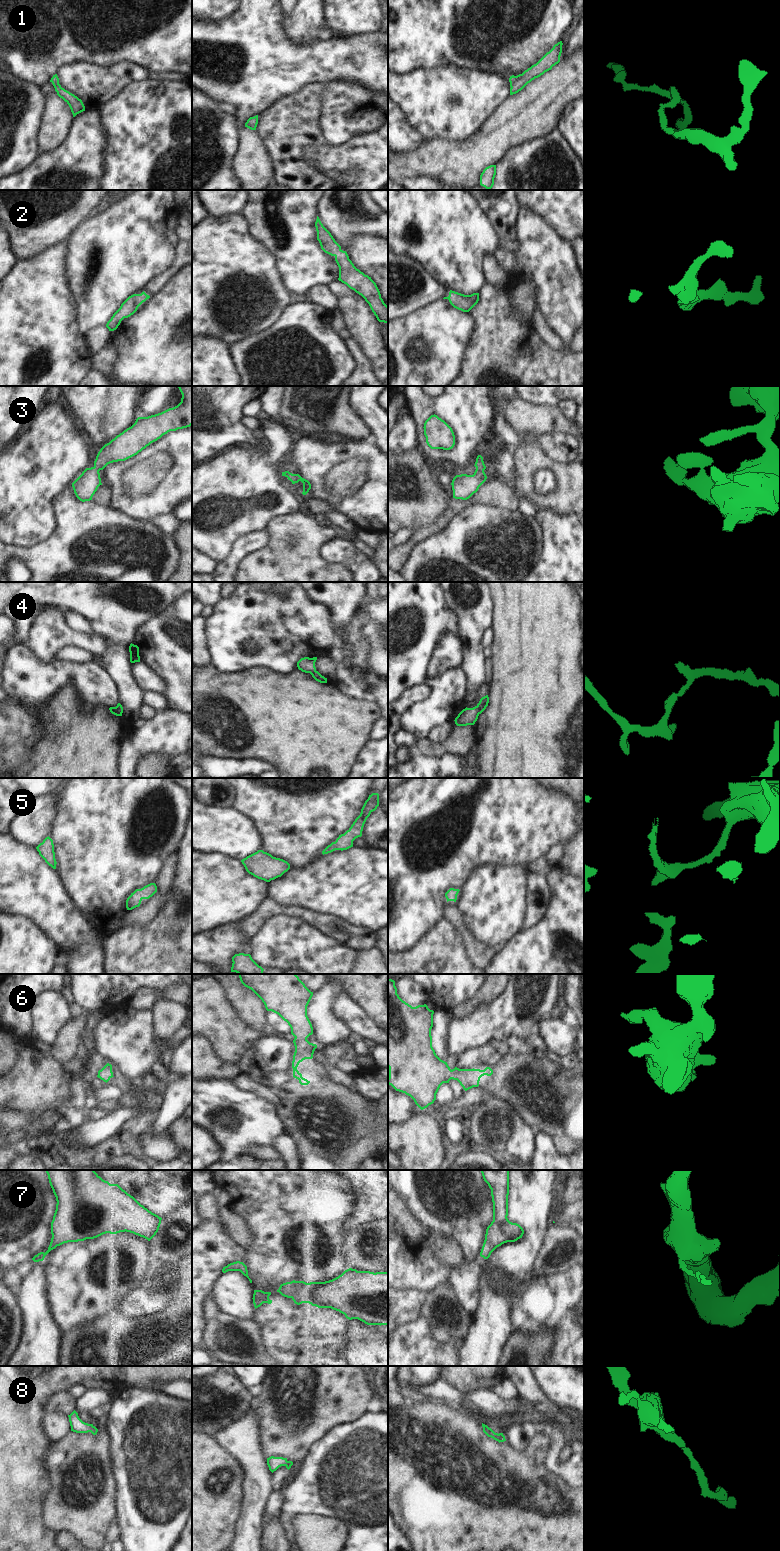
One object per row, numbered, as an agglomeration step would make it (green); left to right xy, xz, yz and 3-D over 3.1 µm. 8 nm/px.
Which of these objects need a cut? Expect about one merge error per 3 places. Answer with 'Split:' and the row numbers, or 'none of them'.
Split: none of them

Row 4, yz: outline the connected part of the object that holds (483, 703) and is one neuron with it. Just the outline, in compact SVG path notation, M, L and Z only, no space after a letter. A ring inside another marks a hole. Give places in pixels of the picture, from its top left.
M488 695L482 697L479 703L473 708L463 709L455 718L455 724L457 726L474 725L478 719L478 716L486 709L489 703Z

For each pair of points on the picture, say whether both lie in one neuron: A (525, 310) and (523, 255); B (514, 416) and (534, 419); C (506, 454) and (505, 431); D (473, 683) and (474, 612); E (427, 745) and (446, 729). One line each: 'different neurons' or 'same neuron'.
A: different neurons
B: same neuron
C: different neurons
D: same neuron
E: different neurons

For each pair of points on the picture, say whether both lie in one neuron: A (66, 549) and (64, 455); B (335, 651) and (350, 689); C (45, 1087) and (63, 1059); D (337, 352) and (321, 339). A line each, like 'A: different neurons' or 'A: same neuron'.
A: different neurons
B: same neuron
C: different neurons
D: same neuron

